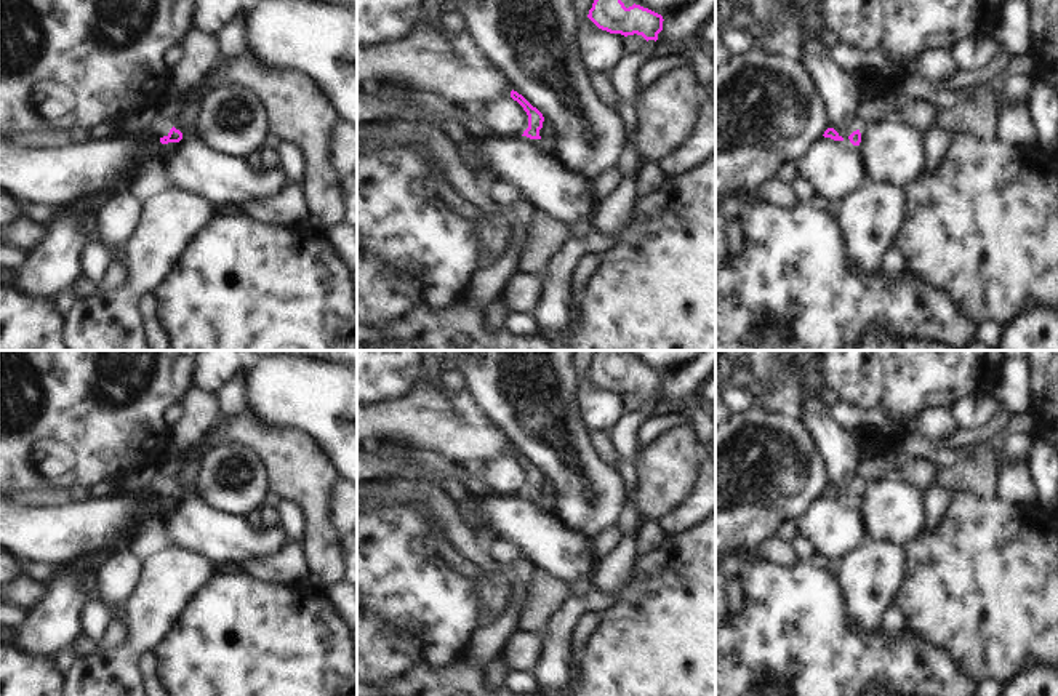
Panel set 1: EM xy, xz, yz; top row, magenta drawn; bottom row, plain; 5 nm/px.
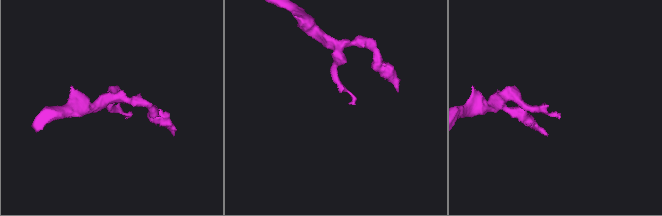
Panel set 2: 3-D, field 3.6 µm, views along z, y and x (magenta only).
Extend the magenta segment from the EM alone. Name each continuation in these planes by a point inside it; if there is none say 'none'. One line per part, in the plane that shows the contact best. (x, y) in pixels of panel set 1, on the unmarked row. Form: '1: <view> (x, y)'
none

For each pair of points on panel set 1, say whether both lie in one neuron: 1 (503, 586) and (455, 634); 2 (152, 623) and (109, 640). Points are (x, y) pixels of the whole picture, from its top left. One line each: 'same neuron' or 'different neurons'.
1: different neurons
2: different neurons

